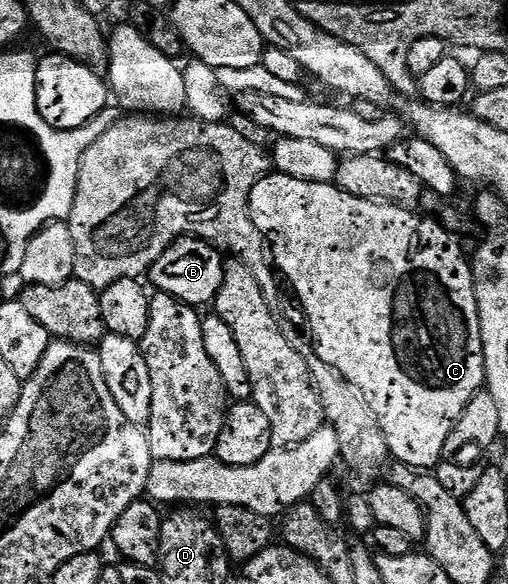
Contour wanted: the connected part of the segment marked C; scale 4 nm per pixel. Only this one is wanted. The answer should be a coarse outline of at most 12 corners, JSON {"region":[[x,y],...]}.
{"region":[[267,173],[252,221],[390,455],[483,390],[437,218]]}

